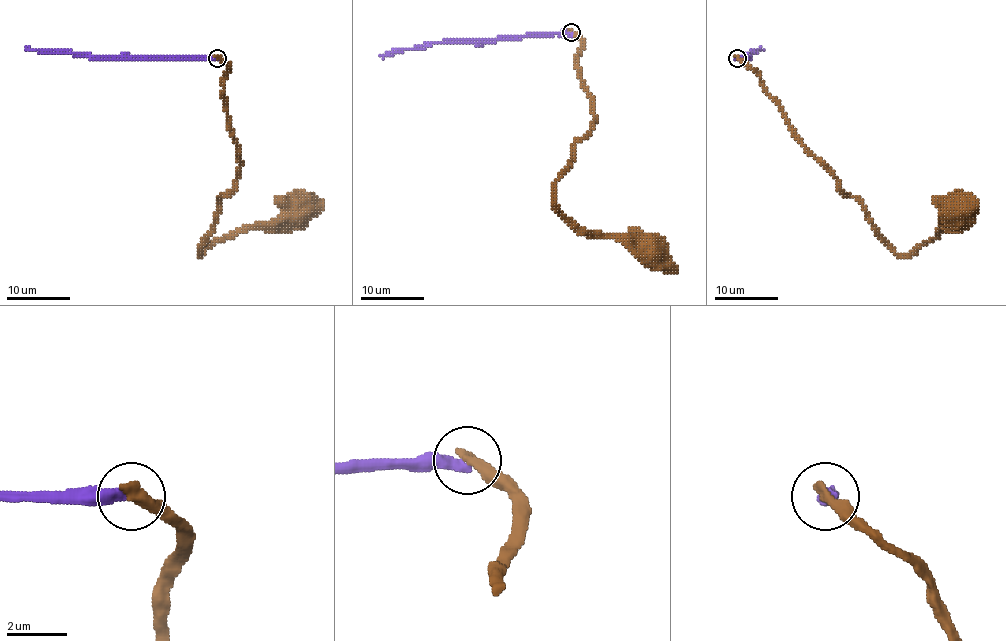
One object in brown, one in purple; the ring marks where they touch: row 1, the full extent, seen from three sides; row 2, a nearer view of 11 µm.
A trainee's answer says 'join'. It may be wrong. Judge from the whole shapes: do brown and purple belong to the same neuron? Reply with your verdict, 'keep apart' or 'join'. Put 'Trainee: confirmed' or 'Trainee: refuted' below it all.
keep apart
Trainee: refuted

